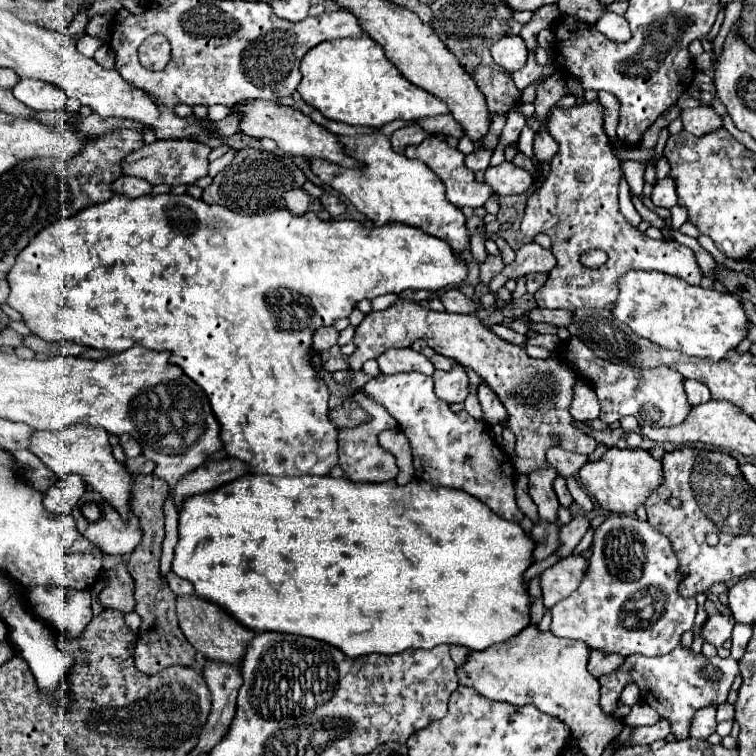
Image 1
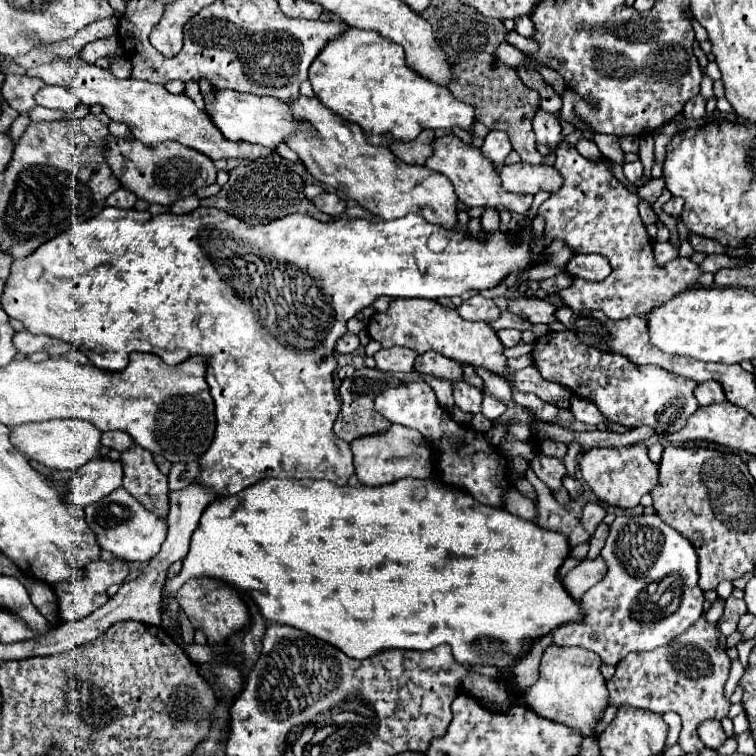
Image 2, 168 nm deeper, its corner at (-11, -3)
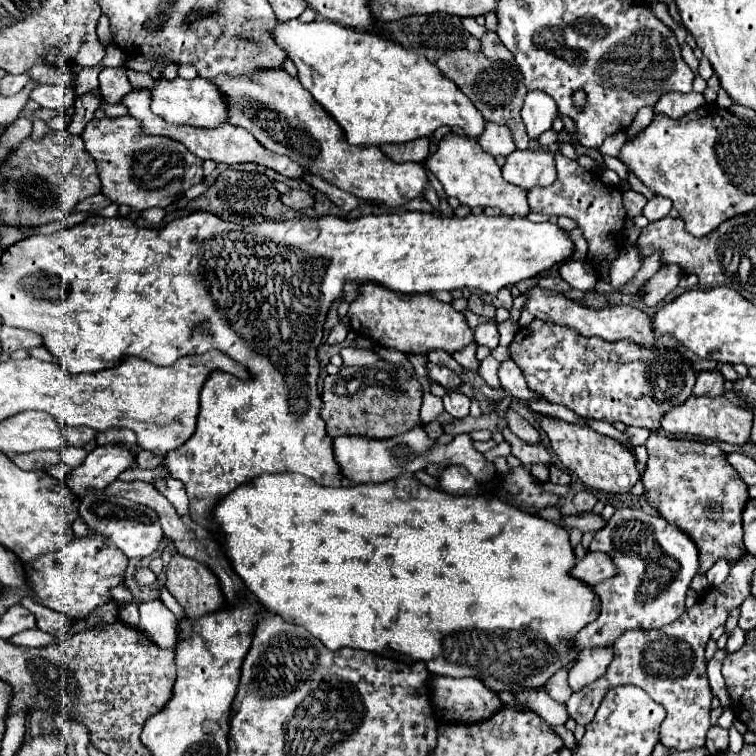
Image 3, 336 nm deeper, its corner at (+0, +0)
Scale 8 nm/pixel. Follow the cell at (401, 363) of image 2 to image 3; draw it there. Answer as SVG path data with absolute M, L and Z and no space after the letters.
M344 347L340 351L344 365L372 365L376 361L380 361L380 355L372 349L360 349L360 347Z

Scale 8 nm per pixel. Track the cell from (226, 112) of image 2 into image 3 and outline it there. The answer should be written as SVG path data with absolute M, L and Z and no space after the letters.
M176 77L174 81L160 79L158 85L152 89L152 111L168 123L192 127L220 127L228 123L228 103L224 93L212 81L206 81L202 77L196 77L192 81L180 77Z

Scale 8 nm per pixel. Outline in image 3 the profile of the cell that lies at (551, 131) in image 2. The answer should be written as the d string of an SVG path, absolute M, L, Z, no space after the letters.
M530 91L524 99L522 109L522 121L526 125L526 133L530 139L538 139L540 133L552 127L552 121L556 119L556 103L550 95L544 91Z

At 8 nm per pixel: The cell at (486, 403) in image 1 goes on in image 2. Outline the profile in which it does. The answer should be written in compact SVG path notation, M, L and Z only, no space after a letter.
M477 368L475 372L481 376L487 390L491 392L491 396L495 396L497 400L503 400L503 402L511 400L511 388L507 386L505 378L501 378L499 374L493 374L491 370L485 370L485 368Z

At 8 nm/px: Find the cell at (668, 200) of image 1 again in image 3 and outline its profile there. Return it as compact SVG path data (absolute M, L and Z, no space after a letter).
M652 197L646 207L644 207L644 215L650 219L650 221L658 221L662 217L666 217L672 209L672 201L670 199L664 199L664 197Z

